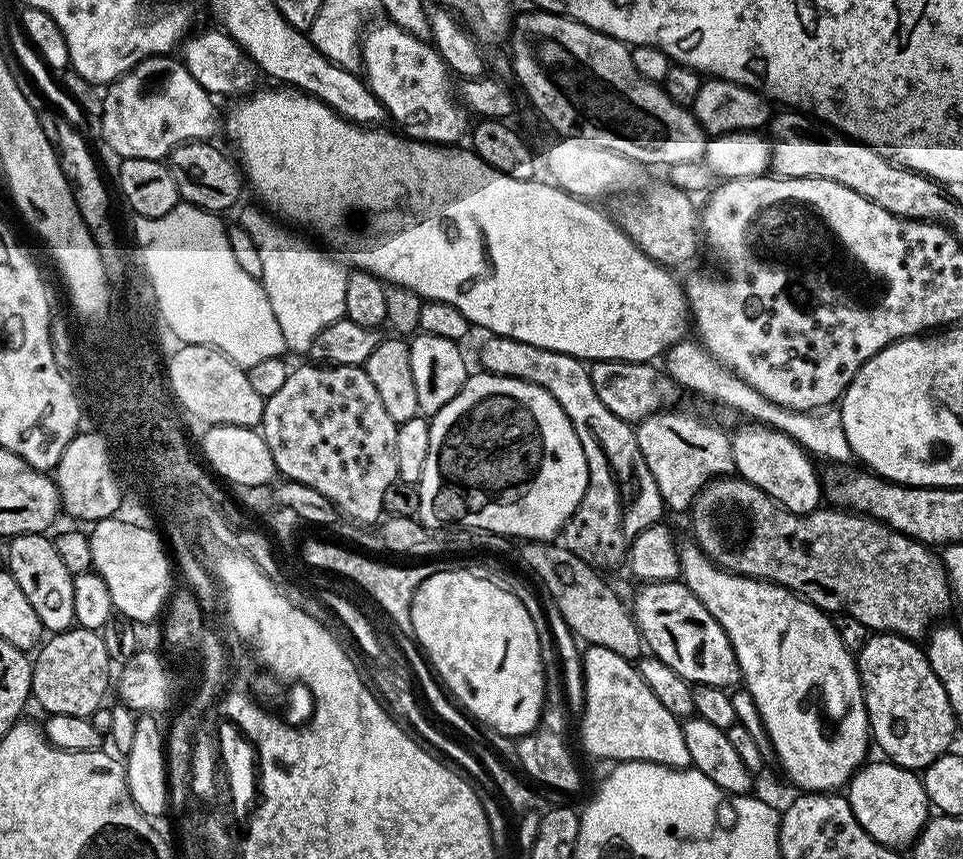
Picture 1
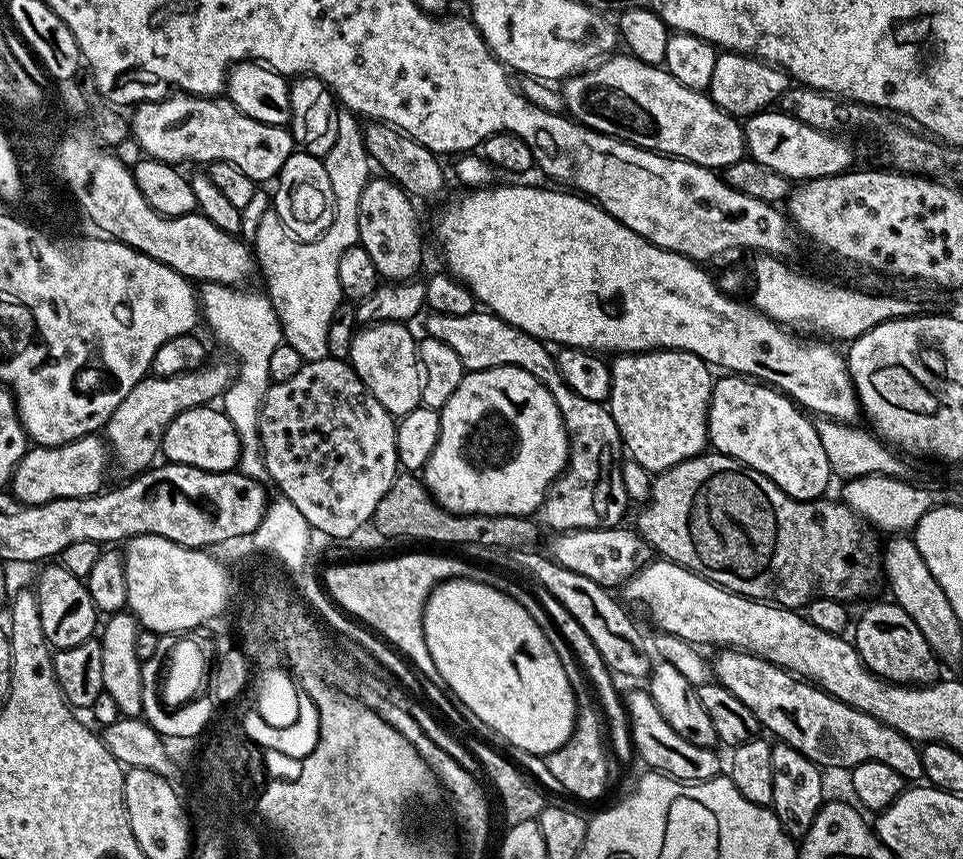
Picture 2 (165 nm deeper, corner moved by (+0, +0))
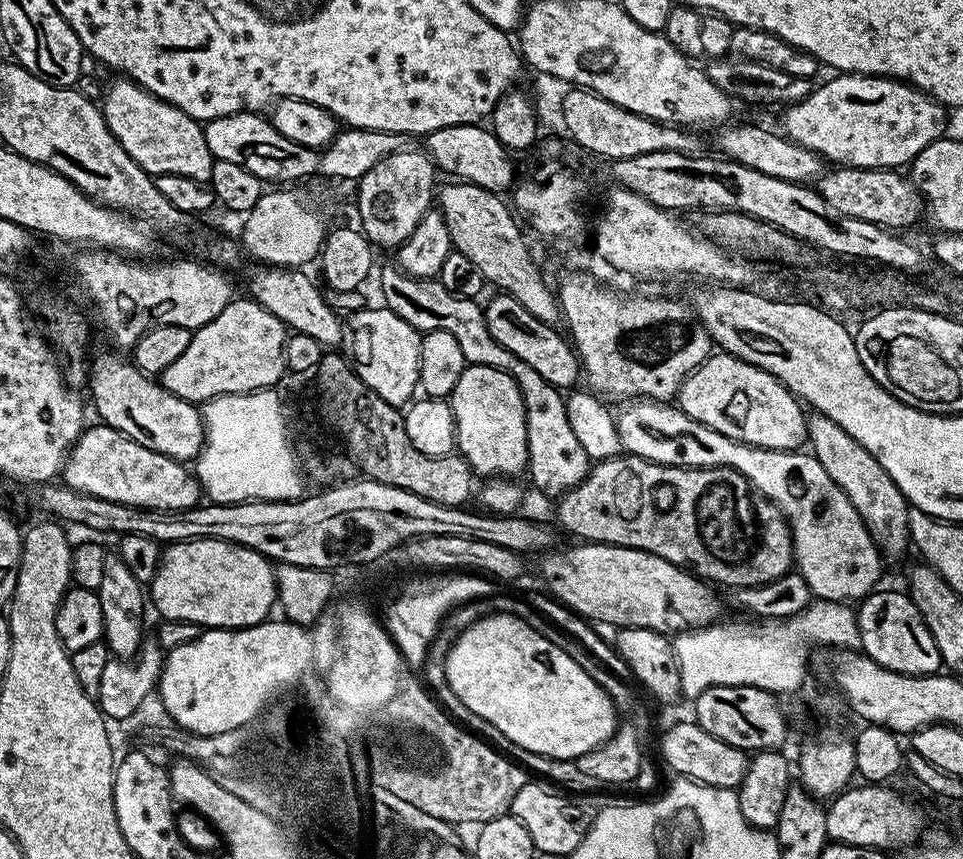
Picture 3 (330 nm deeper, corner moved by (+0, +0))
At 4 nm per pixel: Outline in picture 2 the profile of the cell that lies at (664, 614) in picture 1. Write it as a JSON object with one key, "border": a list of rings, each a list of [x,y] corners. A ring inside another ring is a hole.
{"border":[[[739,648],[717,652],[720,653],[716,661],[713,659],[710,664],[715,683],[726,686],[734,698],[739,698],[758,718],[765,733],[773,732],[779,743],[794,746],[798,754],[806,754],[821,769],[832,766],[854,769],[862,762],[882,762],[882,766],[890,766],[906,782],[924,780],[920,748],[898,730],[753,652],[741,652]]]}

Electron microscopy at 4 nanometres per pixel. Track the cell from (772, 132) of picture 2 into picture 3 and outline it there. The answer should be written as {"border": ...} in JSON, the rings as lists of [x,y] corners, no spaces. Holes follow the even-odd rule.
{"border":[[[836,74],[833,80],[815,87],[806,99],[791,105],[785,112],[784,134],[820,157],[821,161],[832,166],[846,168],[891,168],[900,170],[911,165],[916,155],[935,140],[941,139],[944,132],[945,105],[933,100],[927,92],[911,84],[894,80],[887,76],[858,76],[855,74]]]}

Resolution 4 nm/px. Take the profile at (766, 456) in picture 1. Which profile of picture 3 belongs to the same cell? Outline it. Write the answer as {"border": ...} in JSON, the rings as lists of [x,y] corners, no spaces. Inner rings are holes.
{"border":[[[723,350],[709,356],[684,379],[678,406],[690,418],[740,444],[794,452],[803,449],[808,440],[806,412],[792,391],[766,370]]]}

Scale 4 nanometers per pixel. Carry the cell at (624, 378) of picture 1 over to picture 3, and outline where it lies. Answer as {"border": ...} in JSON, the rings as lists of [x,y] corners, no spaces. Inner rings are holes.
{"border":[[[496,294],[484,308],[484,321],[490,334],[494,334],[494,342],[506,346],[506,350],[522,358],[526,366],[534,366],[534,370],[538,370],[538,374],[542,374],[546,382],[550,382],[558,389],[568,390],[576,386],[571,384],[582,380],[582,365],[575,347],[565,337],[564,341],[556,333],[557,329],[553,325],[534,318],[534,314],[530,314],[530,310],[522,306],[522,302],[507,294]]]}

